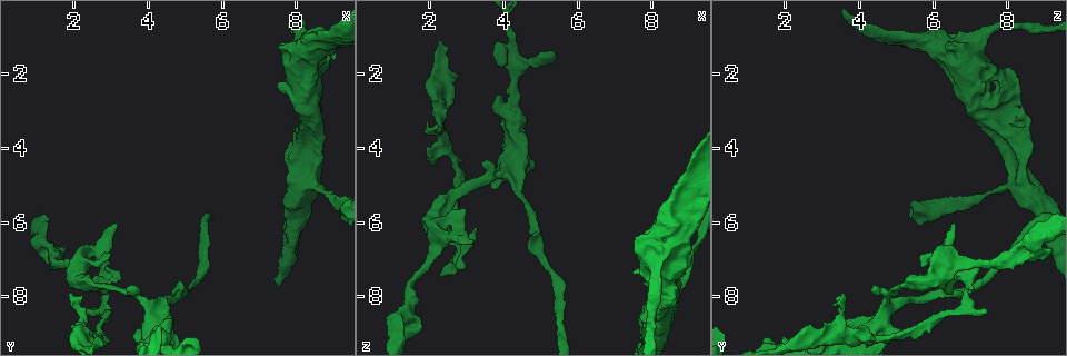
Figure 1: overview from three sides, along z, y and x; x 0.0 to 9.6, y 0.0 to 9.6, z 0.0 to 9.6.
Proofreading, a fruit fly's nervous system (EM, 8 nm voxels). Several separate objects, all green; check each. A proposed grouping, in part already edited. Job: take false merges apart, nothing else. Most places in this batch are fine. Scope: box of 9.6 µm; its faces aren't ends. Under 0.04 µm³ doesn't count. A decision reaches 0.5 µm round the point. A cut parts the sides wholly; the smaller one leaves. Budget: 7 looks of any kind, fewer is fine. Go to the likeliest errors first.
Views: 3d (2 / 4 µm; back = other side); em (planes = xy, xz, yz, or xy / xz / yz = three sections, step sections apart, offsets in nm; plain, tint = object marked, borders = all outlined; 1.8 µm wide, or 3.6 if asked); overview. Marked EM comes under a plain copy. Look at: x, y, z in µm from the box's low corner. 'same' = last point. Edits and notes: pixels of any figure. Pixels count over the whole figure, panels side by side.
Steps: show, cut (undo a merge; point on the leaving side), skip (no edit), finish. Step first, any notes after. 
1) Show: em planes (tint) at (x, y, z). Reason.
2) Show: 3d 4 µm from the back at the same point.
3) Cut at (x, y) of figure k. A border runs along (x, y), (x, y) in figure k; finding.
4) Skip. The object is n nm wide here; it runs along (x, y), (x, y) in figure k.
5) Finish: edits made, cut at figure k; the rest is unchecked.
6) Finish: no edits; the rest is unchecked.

Show: 3d 4 µm at (4.40, 8.95, 3.80). Abrupt turn.

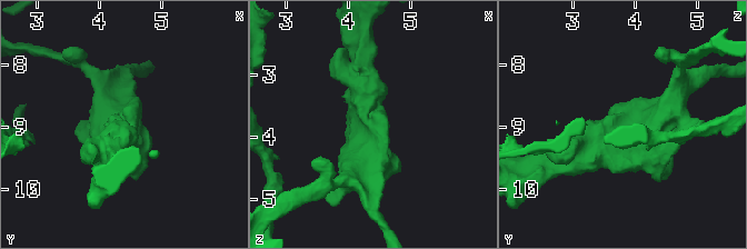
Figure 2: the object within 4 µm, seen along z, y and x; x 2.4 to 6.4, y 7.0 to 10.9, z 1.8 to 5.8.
Show: em 3.6 µm planes (tint) at (4.40, 8.90, 3.80). Shape alone is not enough.

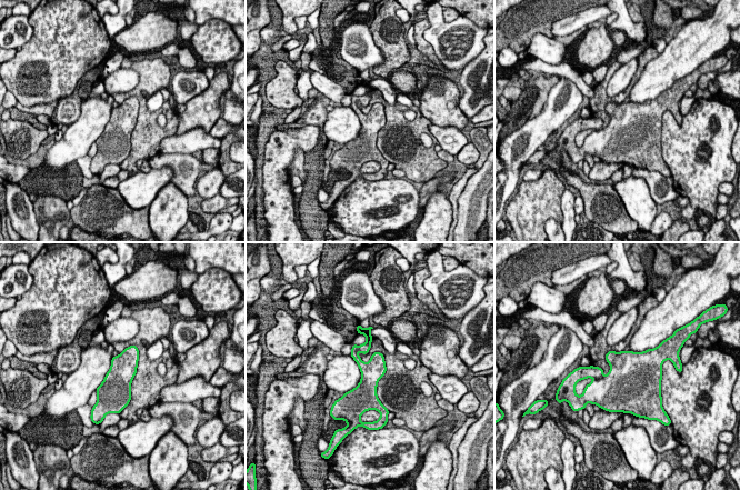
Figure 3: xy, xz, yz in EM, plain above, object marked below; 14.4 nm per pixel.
Skip. It runs along (369, 338), (357, 352), (369, 399) in figure 3; all the same neuron.

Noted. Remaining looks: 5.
Show: em planes (tint) at (9.15, 1.10, 5.15). Touches itself.

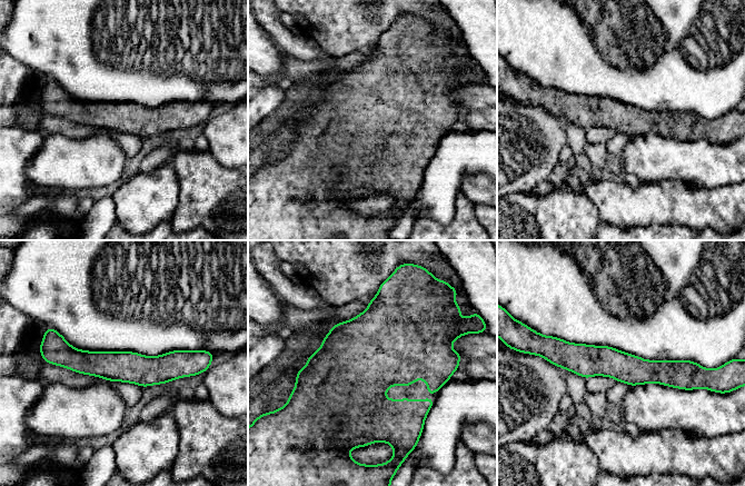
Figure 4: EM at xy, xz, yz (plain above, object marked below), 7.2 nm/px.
Skip. It runs along (57, 359), (135, 368), (190, 370) in figure 4; one neuron here.

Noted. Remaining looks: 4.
Show: 3d 4 µm at (1.30, 6.15, 8.60). Closes a loop.

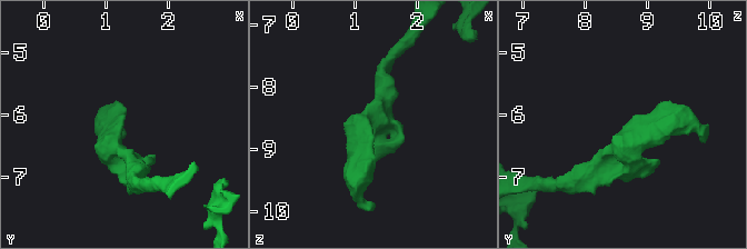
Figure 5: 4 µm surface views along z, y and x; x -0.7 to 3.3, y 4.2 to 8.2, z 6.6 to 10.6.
Show: em yz step 16 (tint) at (1.25, 6.15, 8.70).

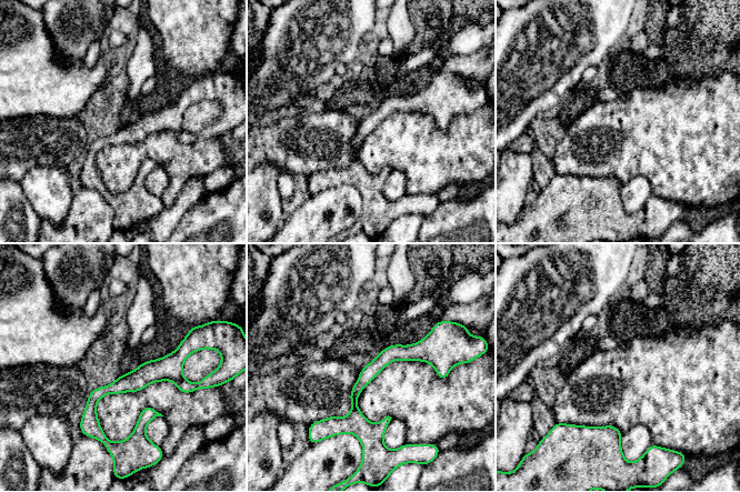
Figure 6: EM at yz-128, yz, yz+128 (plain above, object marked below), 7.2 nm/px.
Show: em xz step 4 (borders) at the same point.

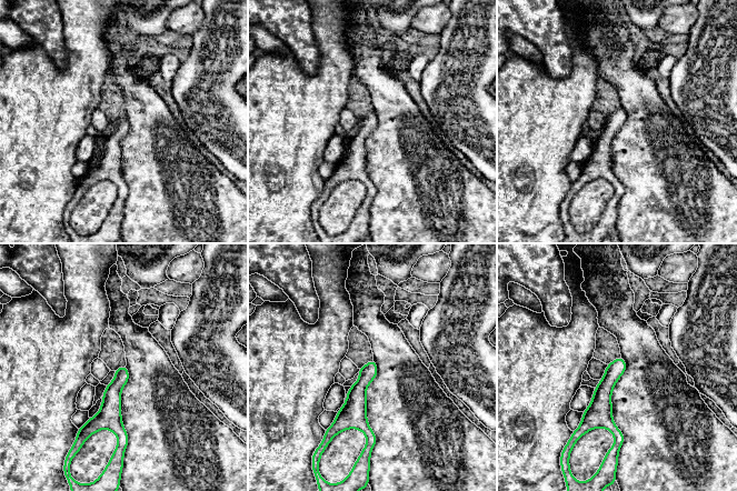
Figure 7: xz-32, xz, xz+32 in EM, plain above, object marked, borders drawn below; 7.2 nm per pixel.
Skip. The object is 110 nm wide here; all the same neuron.

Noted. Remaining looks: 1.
Finish: no edits; the rest is unchecked.

